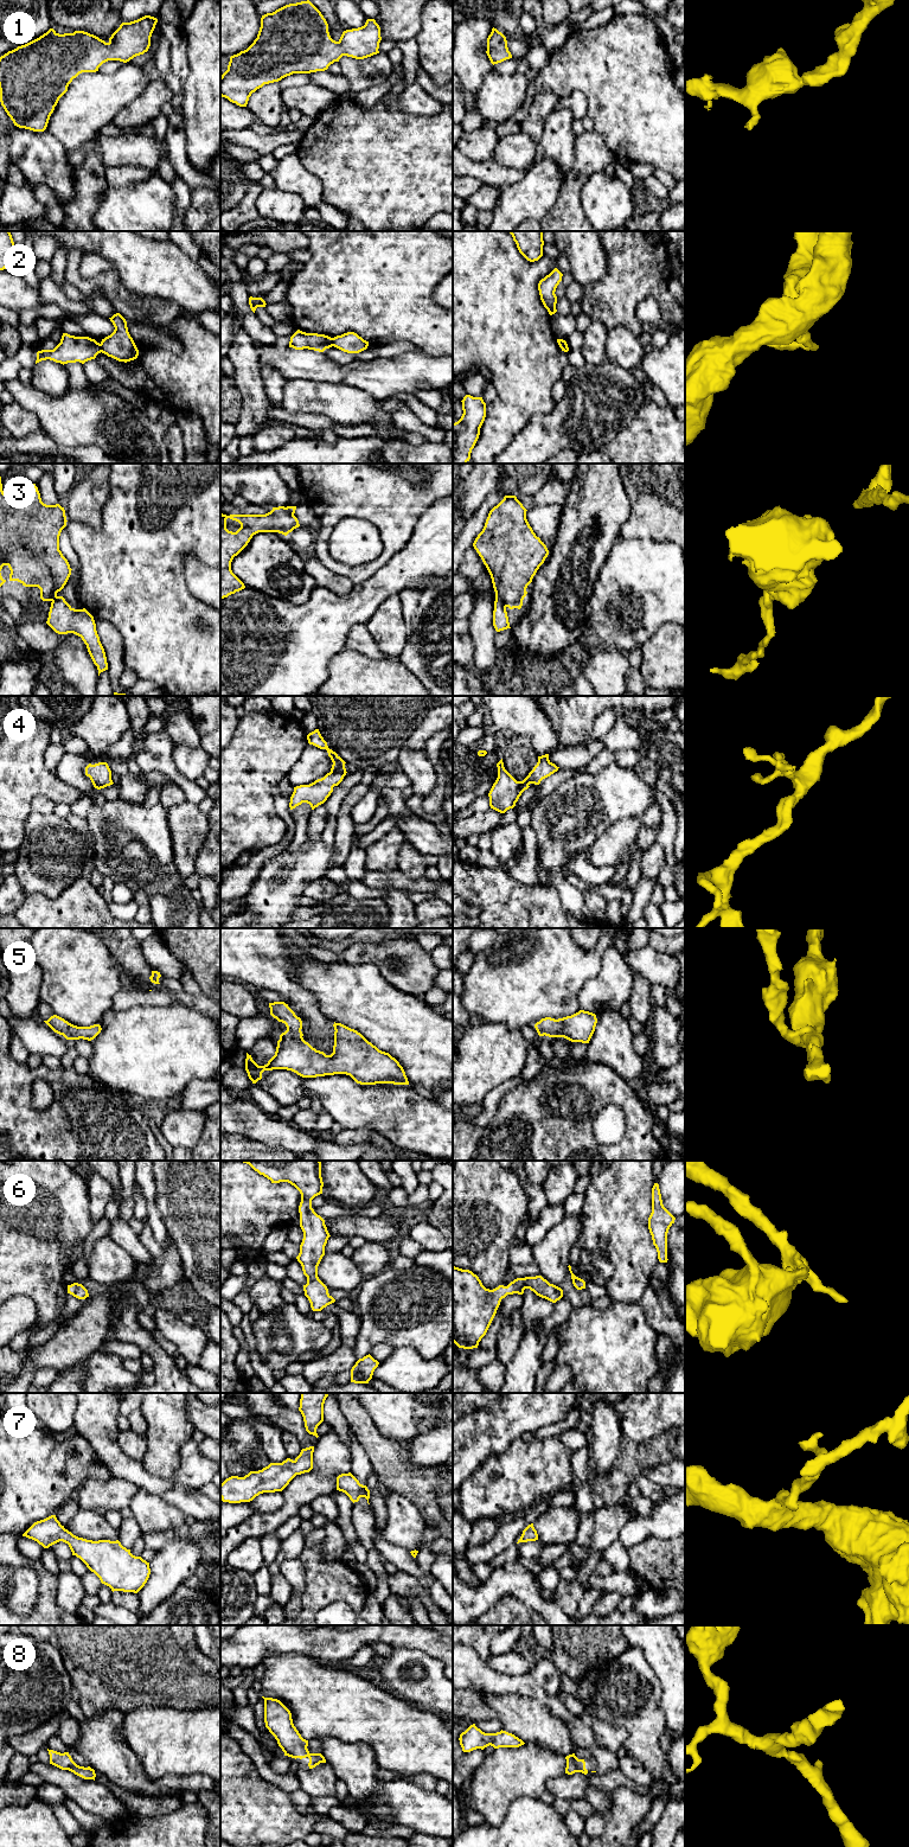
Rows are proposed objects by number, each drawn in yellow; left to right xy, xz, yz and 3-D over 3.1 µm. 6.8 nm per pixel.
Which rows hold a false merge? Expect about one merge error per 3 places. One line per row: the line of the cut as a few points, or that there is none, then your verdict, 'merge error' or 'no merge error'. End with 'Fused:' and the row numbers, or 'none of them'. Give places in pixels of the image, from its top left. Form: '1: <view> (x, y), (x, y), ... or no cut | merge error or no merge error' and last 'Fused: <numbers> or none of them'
1: no cut | no merge error
2: xy (100, 344), (101, 351) | merge error
3: yz (495, 596), (505, 607) | merge error
4: no cut | no merge error
5: no cut | no merge error
6: no cut | no merge error
7: no cut | no merge error
8: no cut | no merge error
Fused: 2, 3

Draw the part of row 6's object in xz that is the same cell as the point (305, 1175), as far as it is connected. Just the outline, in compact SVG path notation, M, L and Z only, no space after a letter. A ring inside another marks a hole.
M238 1161L249 1164L271 1183L288 1182L301 1194L299 1206L300 1227L303 1239L296 1257L302 1266L307 1284L303 1285L305 1296L313 1311L321 1311L335 1302L328 1293L327 1286L318 1277L318 1266L325 1255L325 1246L331 1236L325 1220L312 1208L312 1200L322 1194L322 1177L320 1161Z

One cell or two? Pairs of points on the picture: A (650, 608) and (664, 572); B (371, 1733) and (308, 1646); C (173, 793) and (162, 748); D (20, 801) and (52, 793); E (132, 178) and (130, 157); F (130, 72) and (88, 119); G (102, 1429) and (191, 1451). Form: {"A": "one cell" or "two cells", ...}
{"A": "one cell", "B": "two cells", "C": "two cells", "D": "one cell", "E": "two cells", "F": "one cell", "G": "two cells"}

